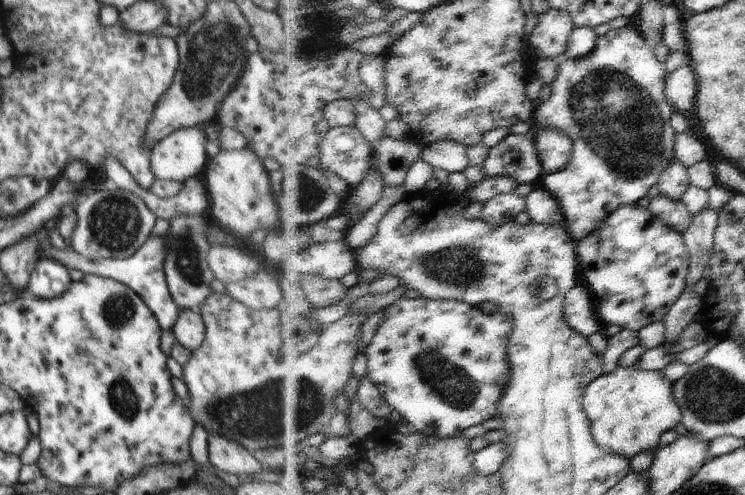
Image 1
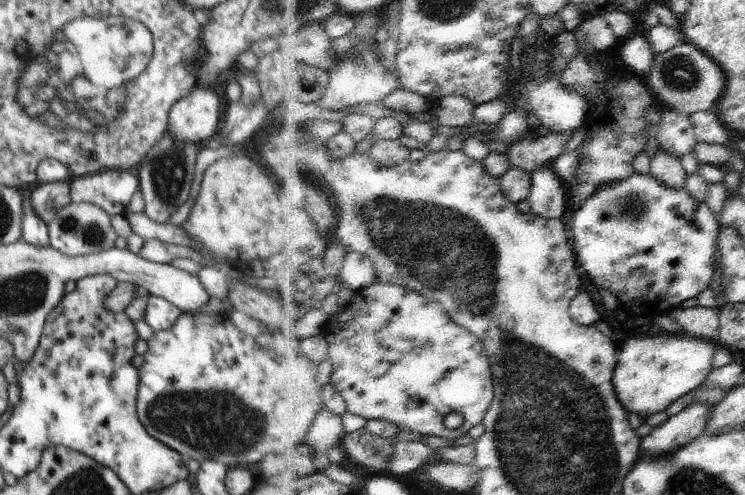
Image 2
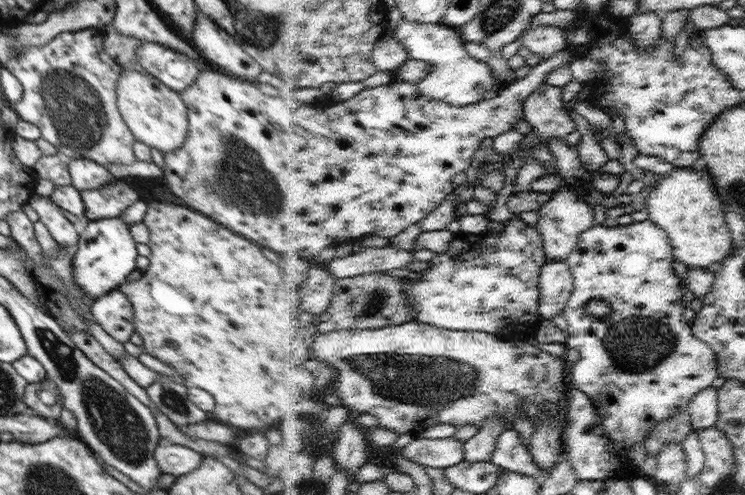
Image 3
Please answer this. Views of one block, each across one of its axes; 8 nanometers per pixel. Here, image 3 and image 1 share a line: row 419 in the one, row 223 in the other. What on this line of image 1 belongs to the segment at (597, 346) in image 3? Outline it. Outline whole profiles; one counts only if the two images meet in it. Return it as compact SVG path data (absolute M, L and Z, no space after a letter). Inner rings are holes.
M624 206L604 220L604 224L586 239L579 241L582 281L594 296L596 308L605 326L622 326L637 332L651 324L664 321L670 310L678 304L688 288L688 276L692 268L692 255L685 235L676 232L654 216L650 207Z

